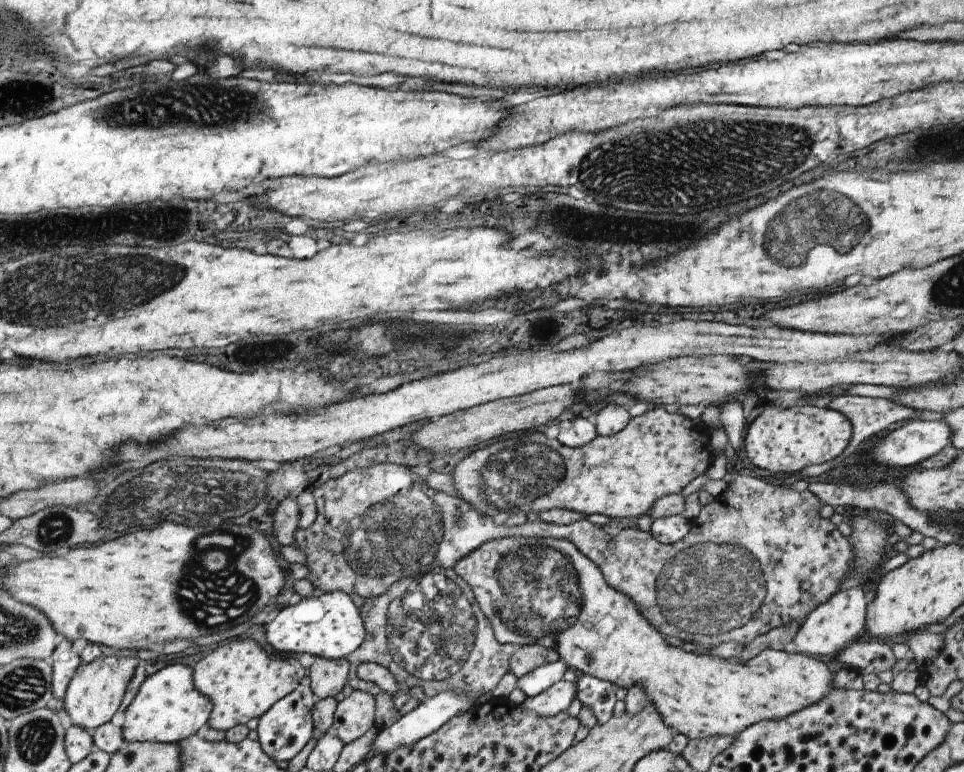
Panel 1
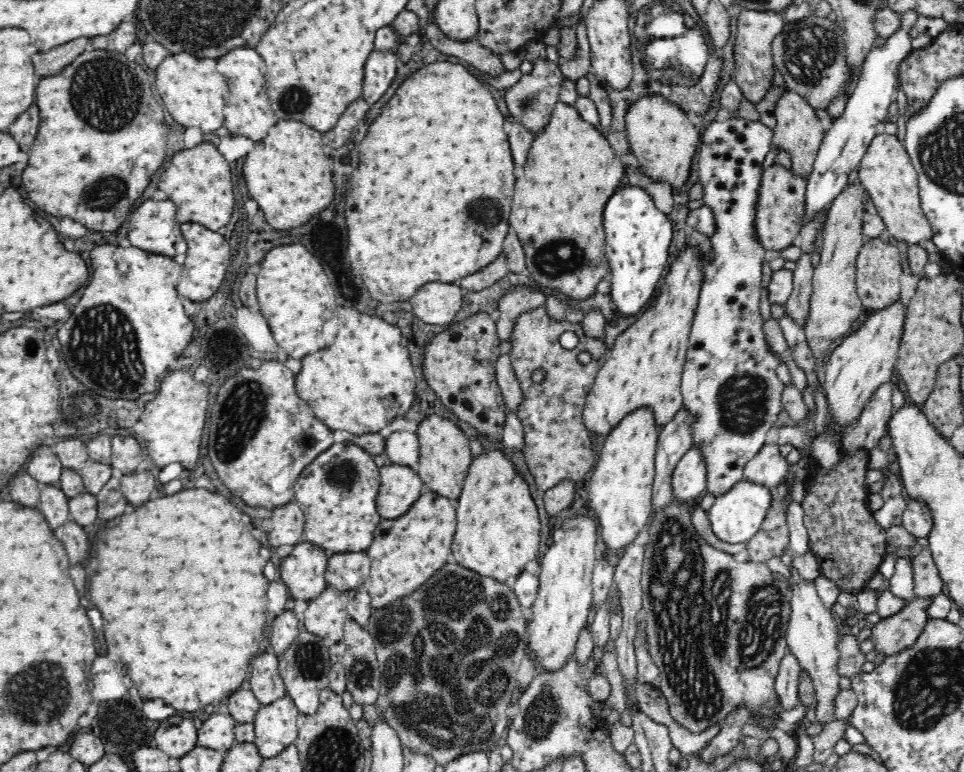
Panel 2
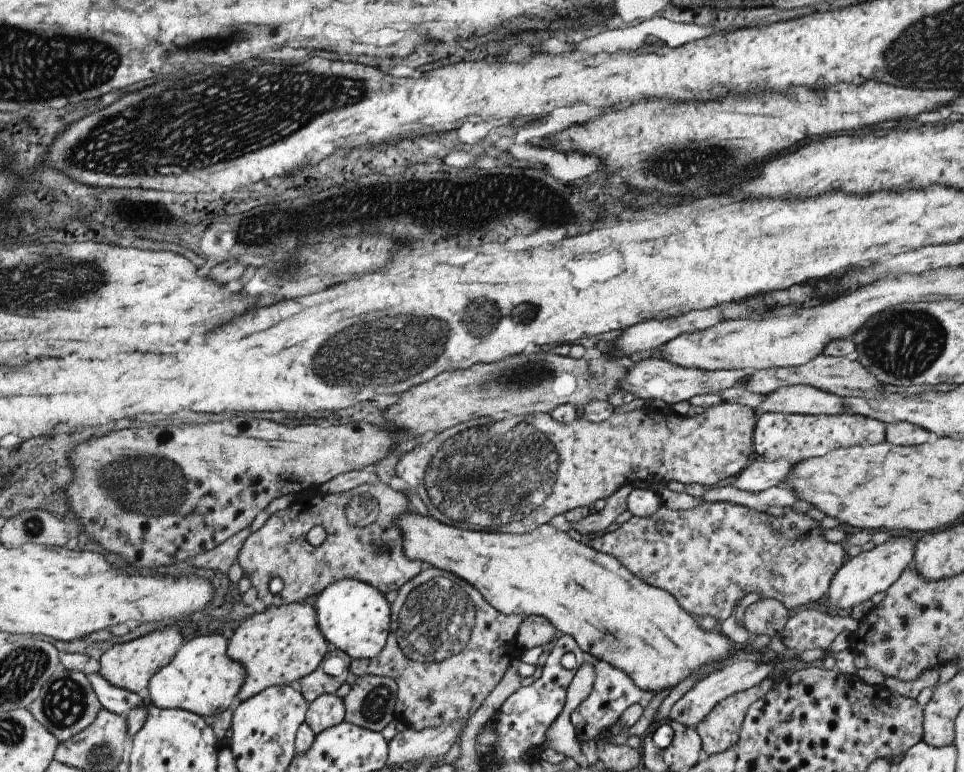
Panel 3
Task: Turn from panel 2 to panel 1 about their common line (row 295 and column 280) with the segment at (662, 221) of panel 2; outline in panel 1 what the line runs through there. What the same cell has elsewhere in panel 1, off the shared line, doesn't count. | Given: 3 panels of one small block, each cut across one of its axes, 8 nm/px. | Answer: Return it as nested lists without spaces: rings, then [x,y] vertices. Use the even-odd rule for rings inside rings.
[[[340,590],[323,593],[318,597],[298,598],[293,604],[279,610],[264,628],[266,640],[276,652],[308,652],[330,660],[346,659],[360,648],[366,636],[359,608],[350,594]]]

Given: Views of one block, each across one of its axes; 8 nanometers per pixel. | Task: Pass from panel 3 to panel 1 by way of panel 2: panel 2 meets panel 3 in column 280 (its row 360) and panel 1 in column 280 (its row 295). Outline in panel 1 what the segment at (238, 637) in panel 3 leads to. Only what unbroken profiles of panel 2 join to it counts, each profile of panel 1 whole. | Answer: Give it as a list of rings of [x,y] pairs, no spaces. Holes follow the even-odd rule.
[[[240,638],[218,646],[193,668],[194,688],[212,702],[208,726],[227,731],[233,726],[245,725],[252,718],[260,718],[273,704],[300,685],[306,674],[304,669],[298,658],[268,654],[252,638]]]

